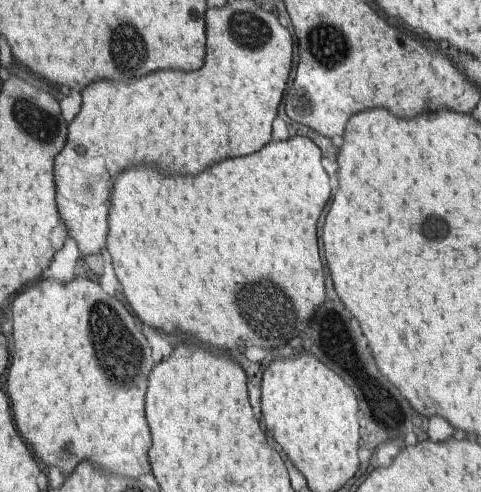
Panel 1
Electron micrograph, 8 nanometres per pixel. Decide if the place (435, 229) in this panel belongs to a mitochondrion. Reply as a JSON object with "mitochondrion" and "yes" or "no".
{"mitochondrion":"yes"}

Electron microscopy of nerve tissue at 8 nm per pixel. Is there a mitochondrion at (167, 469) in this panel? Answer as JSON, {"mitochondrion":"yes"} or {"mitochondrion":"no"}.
{"mitochondrion":"no"}

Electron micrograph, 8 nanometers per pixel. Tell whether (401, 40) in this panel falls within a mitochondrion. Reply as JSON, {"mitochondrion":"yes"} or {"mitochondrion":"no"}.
{"mitochondrion":"no"}

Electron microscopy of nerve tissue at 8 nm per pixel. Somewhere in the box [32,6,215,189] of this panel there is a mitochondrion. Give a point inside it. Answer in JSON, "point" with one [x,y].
{"point":[127,48]}

